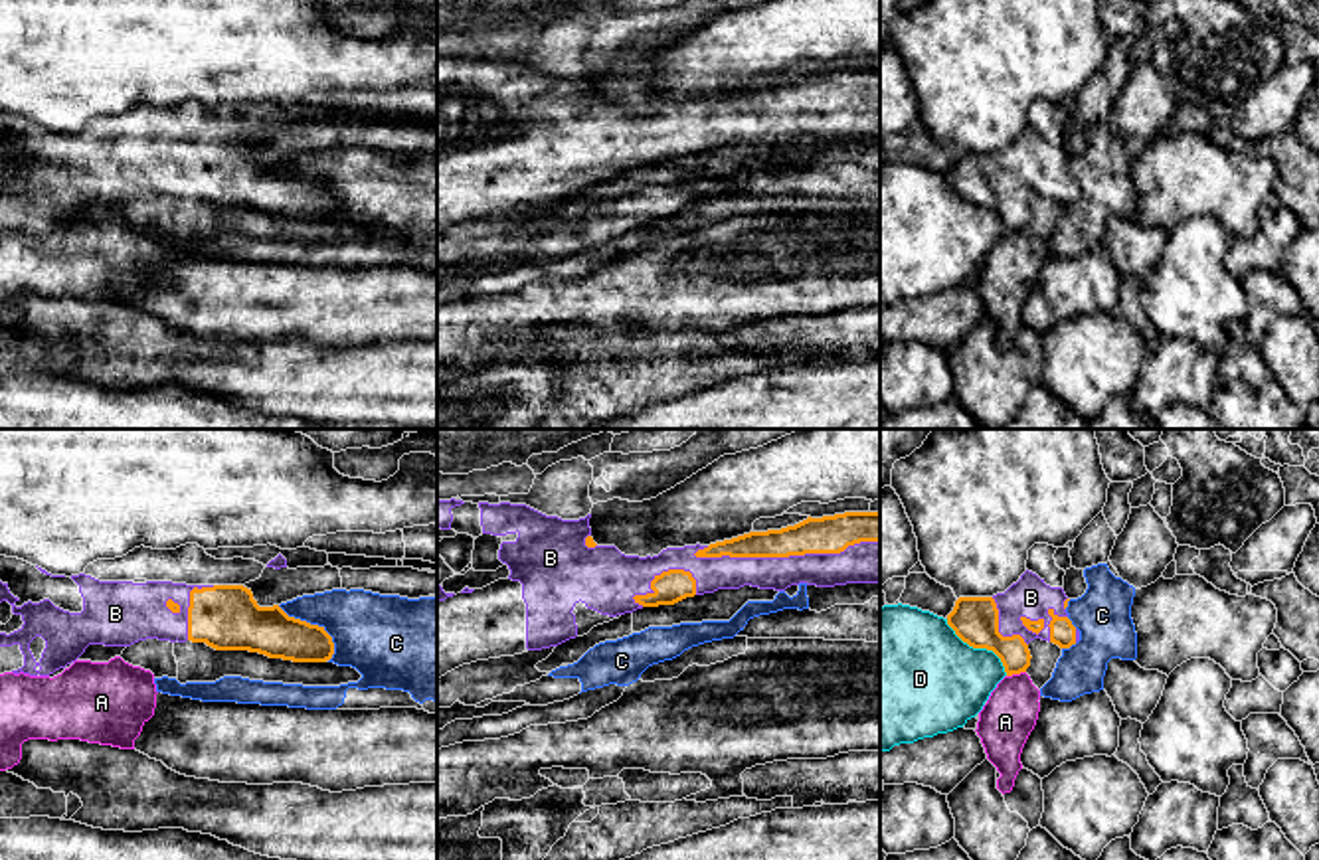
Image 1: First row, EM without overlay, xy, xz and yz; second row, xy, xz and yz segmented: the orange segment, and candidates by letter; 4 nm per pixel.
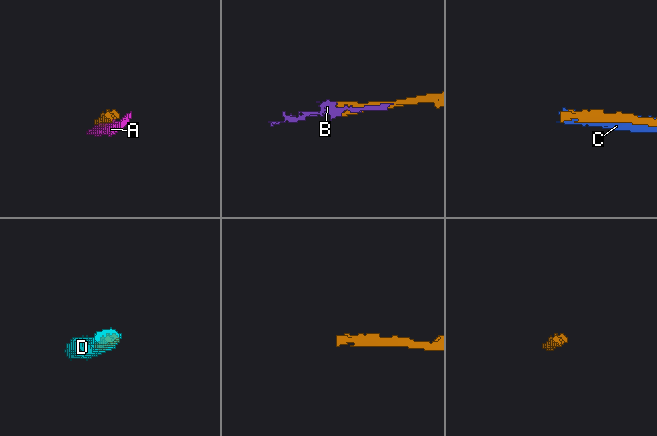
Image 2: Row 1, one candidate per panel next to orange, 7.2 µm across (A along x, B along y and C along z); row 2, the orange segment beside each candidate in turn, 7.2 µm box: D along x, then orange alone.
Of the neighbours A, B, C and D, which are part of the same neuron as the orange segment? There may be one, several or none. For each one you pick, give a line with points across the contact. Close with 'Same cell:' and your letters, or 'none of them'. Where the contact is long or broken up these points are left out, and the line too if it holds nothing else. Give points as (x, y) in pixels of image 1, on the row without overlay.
Same cell: B

